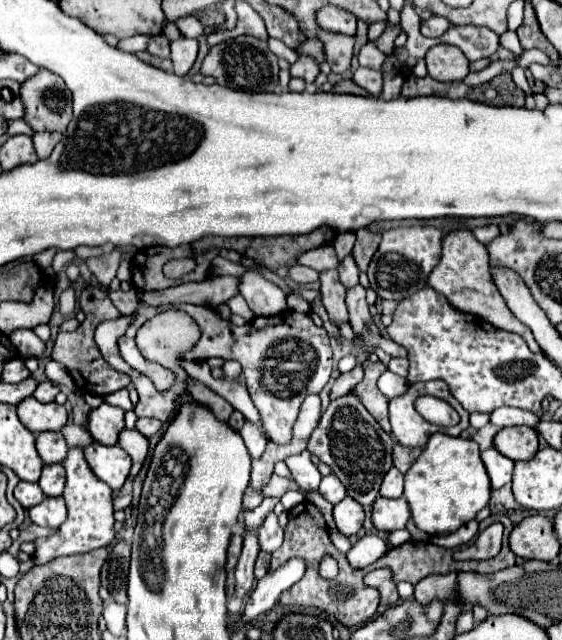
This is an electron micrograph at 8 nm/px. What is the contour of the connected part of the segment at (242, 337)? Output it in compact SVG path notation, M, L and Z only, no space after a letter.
M207 308L207 322L209 322L207 328L203 328L203 322L197 322L201 328L201 340L183 358L185 360L207 360L215 356L223 360L237 360L243 366L243 376L245 376L251 400L259 410L261 424L269 440L277 444L287 444L291 440L291 430L293 430L303 398L307 394L319 394L331 376L333 358L331 358L331 346L329 346L325 328L317 328L313 320L309 318L309 314L299 314L295 310L285 310L269 318L255 318L247 322L245 326L235 326L229 320L223 320L213 308Z

